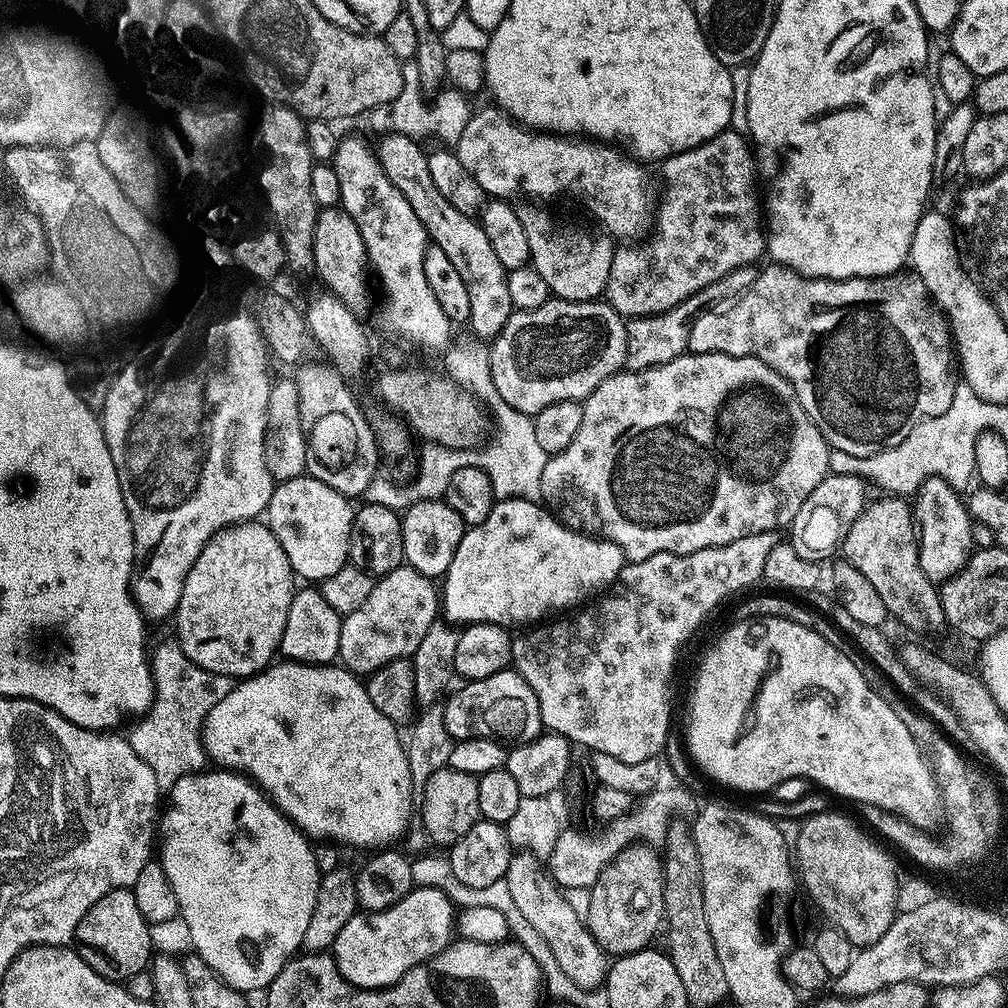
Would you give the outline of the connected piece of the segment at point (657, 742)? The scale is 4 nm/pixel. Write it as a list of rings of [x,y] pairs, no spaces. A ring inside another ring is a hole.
[[[763,532],[738,538],[738,542],[726,546],[681,556],[659,552],[645,560],[625,563],[615,584],[595,602],[521,631],[524,633],[512,641],[511,667],[527,682],[530,690],[534,690],[544,728],[566,737],[573,745],[581,744],[589,753],[610,754],[621,762],[646,762],[646,758],[660,756],[672,724],[668,679],[680,647],[727,596],[750,587],[763,577],[766,558],[776,543],[776,532]]]

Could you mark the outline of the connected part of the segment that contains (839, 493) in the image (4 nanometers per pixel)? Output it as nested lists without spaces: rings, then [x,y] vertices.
[[[834,474],[828,475],[814,488],[810,497],[799,507],[798,514],[790,525],[791,534],[788,538],[799,556],[817,562],[833,559],[831,551],[843,543],[850,526],[864,508],[866,503],[864,488],[866,489],[865,483],[858,476]]]

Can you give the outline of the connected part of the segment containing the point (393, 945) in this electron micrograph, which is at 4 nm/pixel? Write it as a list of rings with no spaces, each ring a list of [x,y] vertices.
[[[413,887],[412,891],[406,894],[406,898],[402,898],[402,902],[398,902],[394,906],[390,906],[381,912],[357,911],[356,915],[350,918],[350,922],[346,922],[346,926],[342,926],[342,931],[338,934],[338,938],[334,938],[330,949],[331,956],[336,960],[336,965],[340,971],[340,976],[346,983],[353,984],[355,988],[390,988],[393,984],[398,983],[401,978],[408,973],[414,966],[421,964],[423,960],[430,959],[434,954],[438,954],[444,948],[447,948],[454,939],[454,905],[448,899],[446,893],[440,889]]]

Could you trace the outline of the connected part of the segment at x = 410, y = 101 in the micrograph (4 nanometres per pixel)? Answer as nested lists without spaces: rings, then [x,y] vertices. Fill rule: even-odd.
[[[415,59],[401,63],[402,90],[398,98],[394,98],[391,104],[384,104],[381,108],[373,108],[367,113],[366,121],[379,134],[396,133],[409,136],[412,140],[427,142],[437,140],[440,146],[455,146],[458,138],[462,138],[462,130],[466,130],[466,122],[472,116],[473,105],[468,105],[469,97],[459,92],[452,86],[445,87],[435,95],[433,104],[427,104],[426,93],[420,89],[418,82],[418,66]]]

